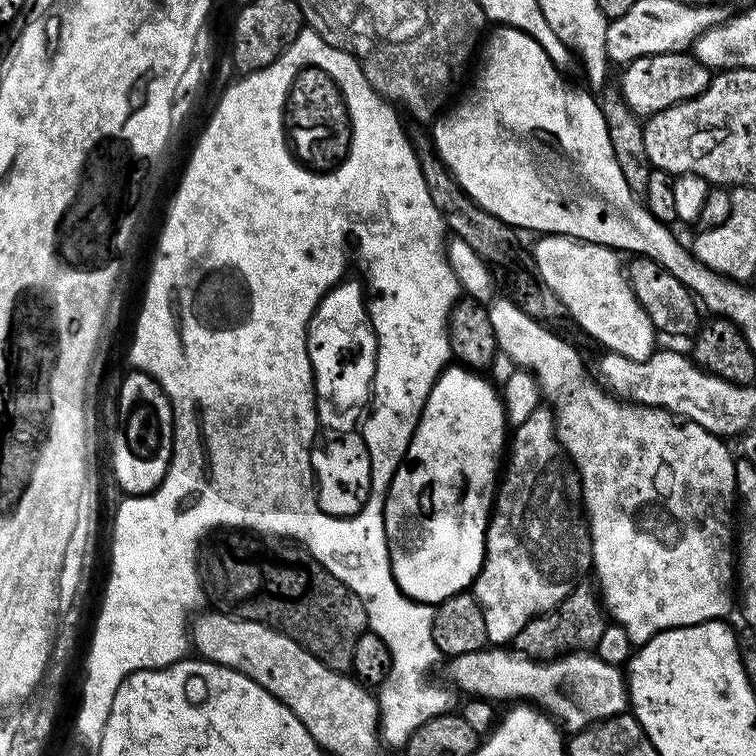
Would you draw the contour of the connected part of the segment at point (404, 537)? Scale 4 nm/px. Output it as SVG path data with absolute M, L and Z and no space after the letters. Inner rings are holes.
M449 366L438 377L436 385L432 387L428 395L428 401L412 435L408 452L400 464L400 469L394 474L388 487L388 496L384 500L384 529L386 530L392 573L396 579L396 584L404 591L404 595L415 600L417 604L435 606L441 604L446 598L457 596L459 592L471 589L472 585L476 583L476 576L480 573L480 567L484 564L484 535L488 533L488 517L494 503L494 493L498 487L498 473L502 468L502 453L506 448L506 432L504 436L506 421L501 393L497 389L495 392L491 382L483 380L480 376L483 375L479 371L469 370L464 366Z

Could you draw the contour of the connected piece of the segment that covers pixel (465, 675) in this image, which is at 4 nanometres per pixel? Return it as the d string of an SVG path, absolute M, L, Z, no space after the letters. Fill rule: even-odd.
M500 646L451 657L448 676L464 692L484 700L531 702L545 711L568 734L619 716L629 707L628 682L619 667L587 652L570 652L554 660L532 660ZM508 651L508 652L504 652ZM568 731L568 732L567 732Z

